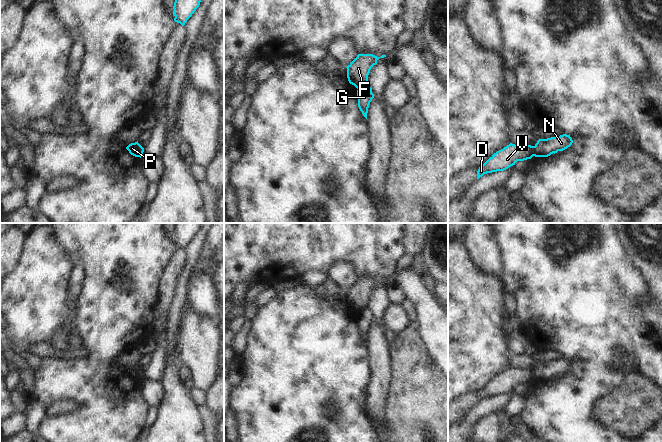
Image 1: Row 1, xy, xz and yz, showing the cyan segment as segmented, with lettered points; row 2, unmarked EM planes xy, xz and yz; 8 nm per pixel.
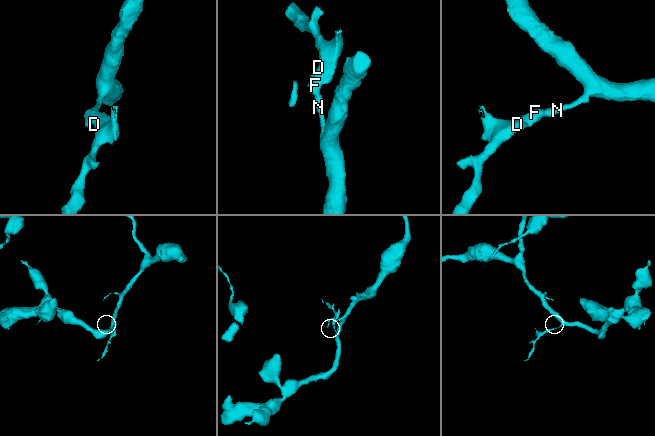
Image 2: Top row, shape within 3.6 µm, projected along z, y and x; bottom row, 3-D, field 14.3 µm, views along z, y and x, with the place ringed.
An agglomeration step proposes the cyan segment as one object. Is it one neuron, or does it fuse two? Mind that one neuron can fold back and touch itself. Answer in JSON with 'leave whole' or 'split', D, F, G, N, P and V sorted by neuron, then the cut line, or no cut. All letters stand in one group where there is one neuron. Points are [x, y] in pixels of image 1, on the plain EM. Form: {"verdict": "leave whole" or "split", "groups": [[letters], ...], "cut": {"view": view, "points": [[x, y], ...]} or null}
{"verdict": "split", "groups": [["D", "F", "P", "V"], ["G", "N"]], "cut": {"view": "xz", "points": [[367, 306], [357, 312]]}}

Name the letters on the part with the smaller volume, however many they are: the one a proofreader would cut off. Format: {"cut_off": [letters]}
{"cut_off": ["D", "F", "P", "V"]}

